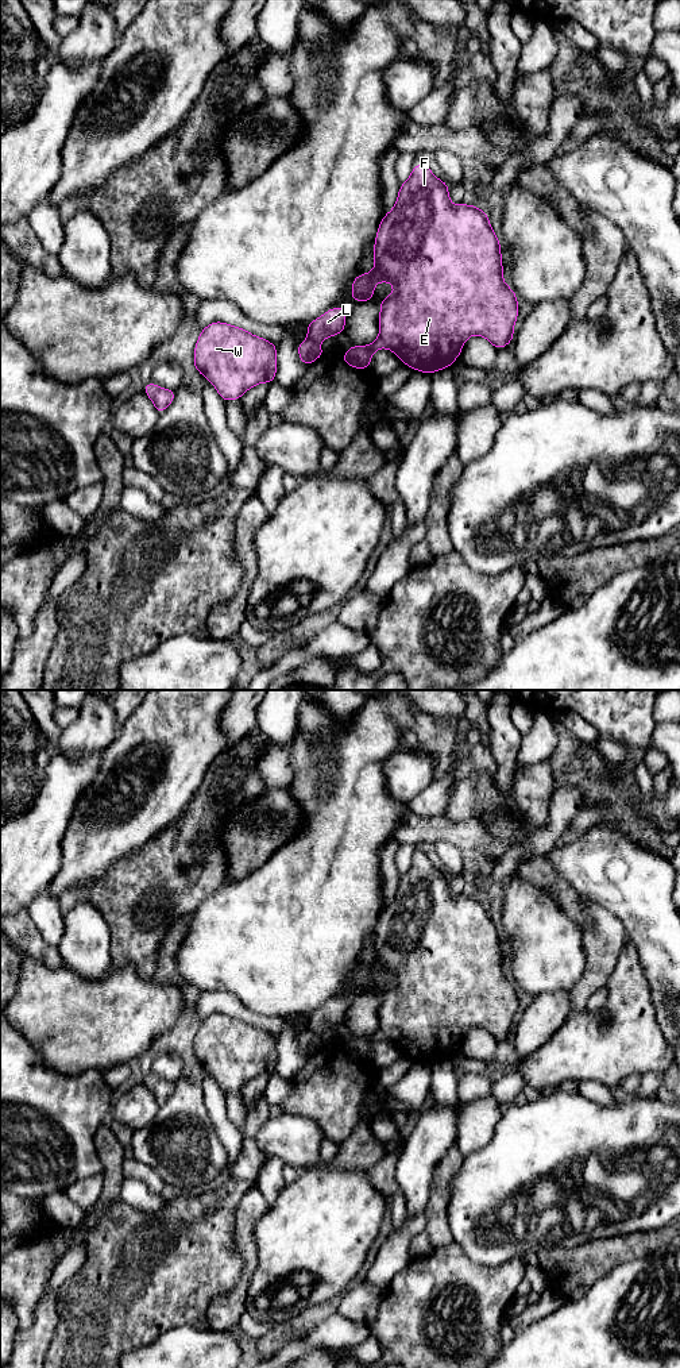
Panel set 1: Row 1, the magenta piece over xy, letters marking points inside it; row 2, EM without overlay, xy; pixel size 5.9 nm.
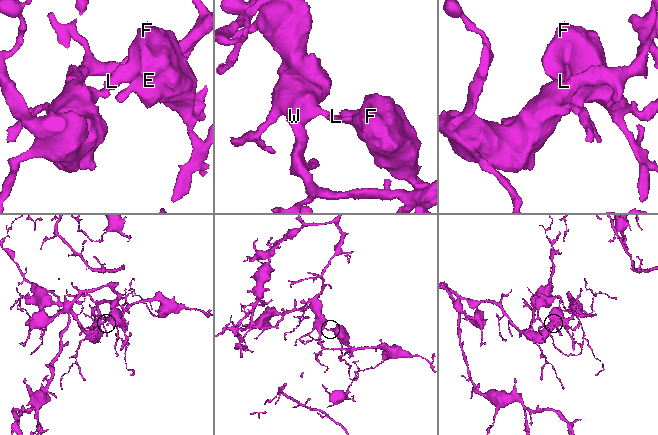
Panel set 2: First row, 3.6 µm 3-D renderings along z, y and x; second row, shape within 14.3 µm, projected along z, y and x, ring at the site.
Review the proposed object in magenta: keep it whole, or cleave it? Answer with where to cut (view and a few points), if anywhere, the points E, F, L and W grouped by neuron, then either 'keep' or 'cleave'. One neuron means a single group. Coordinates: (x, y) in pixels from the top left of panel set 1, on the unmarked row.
cut in xy along (308, 1029), (319, 1036); E F L / W; cleave

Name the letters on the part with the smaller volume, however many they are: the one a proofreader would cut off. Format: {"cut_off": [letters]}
{"cut_off": ["E", "F", "L"]}

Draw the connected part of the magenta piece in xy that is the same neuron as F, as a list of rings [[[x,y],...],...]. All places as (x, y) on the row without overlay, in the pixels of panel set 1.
[[[424,851],[413,858],[394,899],[385,905],[374,935],[375,959],[352,971],[351,990],[372,994],[378,974],[390,974],[394,983],[379,993],[376,1032],[344,1044],[343,1053],[351,1059],[370,1060],[372,1045],[389,1040],[412,1061],[432,1067],[449,1060],[472,1026],[486,1029],[497,1041],[514,1030],[518,991],[503,971],[499,930],[486,903],[463,893],[453,897],[448,879]]]

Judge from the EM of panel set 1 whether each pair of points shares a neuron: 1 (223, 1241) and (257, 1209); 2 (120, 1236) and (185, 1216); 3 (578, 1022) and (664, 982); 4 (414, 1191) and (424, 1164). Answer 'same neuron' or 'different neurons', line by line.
1: different neurons
2: same neuron
3: different neurons
4: same neuron

